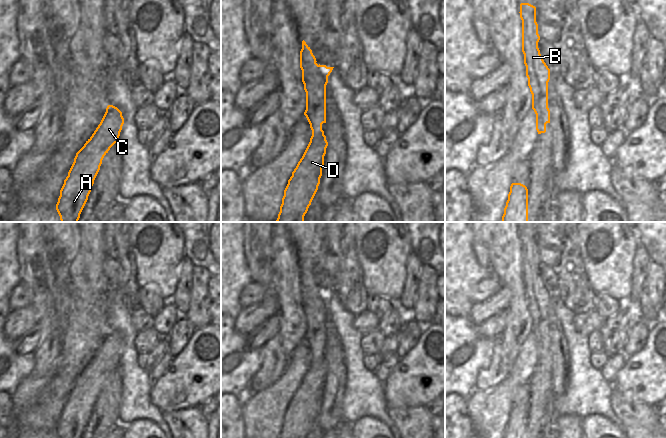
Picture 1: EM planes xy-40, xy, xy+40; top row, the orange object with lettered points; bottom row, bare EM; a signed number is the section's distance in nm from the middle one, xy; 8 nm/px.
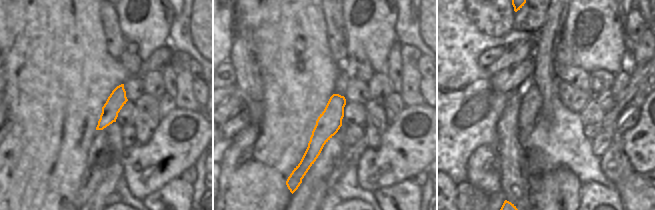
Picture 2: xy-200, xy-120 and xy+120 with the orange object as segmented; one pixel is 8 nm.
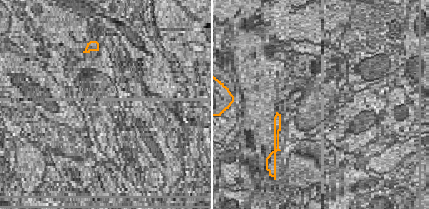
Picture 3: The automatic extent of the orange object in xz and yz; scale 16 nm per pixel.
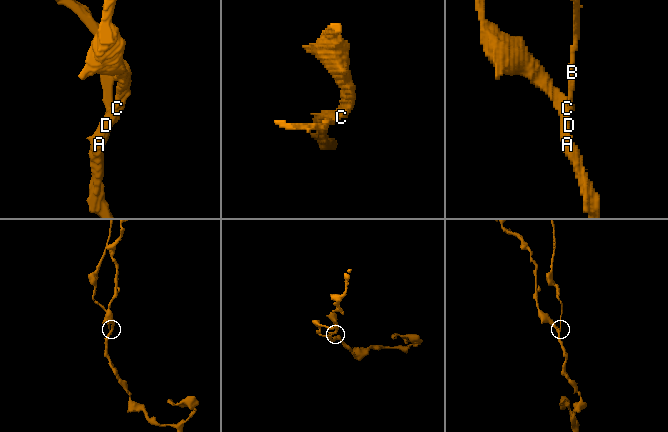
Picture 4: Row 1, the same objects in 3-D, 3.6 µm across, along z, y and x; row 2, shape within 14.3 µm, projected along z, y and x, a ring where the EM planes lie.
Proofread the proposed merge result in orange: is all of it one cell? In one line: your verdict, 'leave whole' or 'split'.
split

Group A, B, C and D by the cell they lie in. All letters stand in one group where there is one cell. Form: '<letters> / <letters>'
A C D / B

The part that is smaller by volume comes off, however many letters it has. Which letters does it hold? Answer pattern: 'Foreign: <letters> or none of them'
Foreign: B

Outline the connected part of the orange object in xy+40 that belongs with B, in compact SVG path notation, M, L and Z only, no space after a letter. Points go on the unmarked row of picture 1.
M521 227L519 237L522 244L522 276L528 310L532 318L532 333L536 338L536 354L541 358L546 356L546 348L550 347L548 332L550 293L538 272L540 260L536 246L536 231L529 227Z

